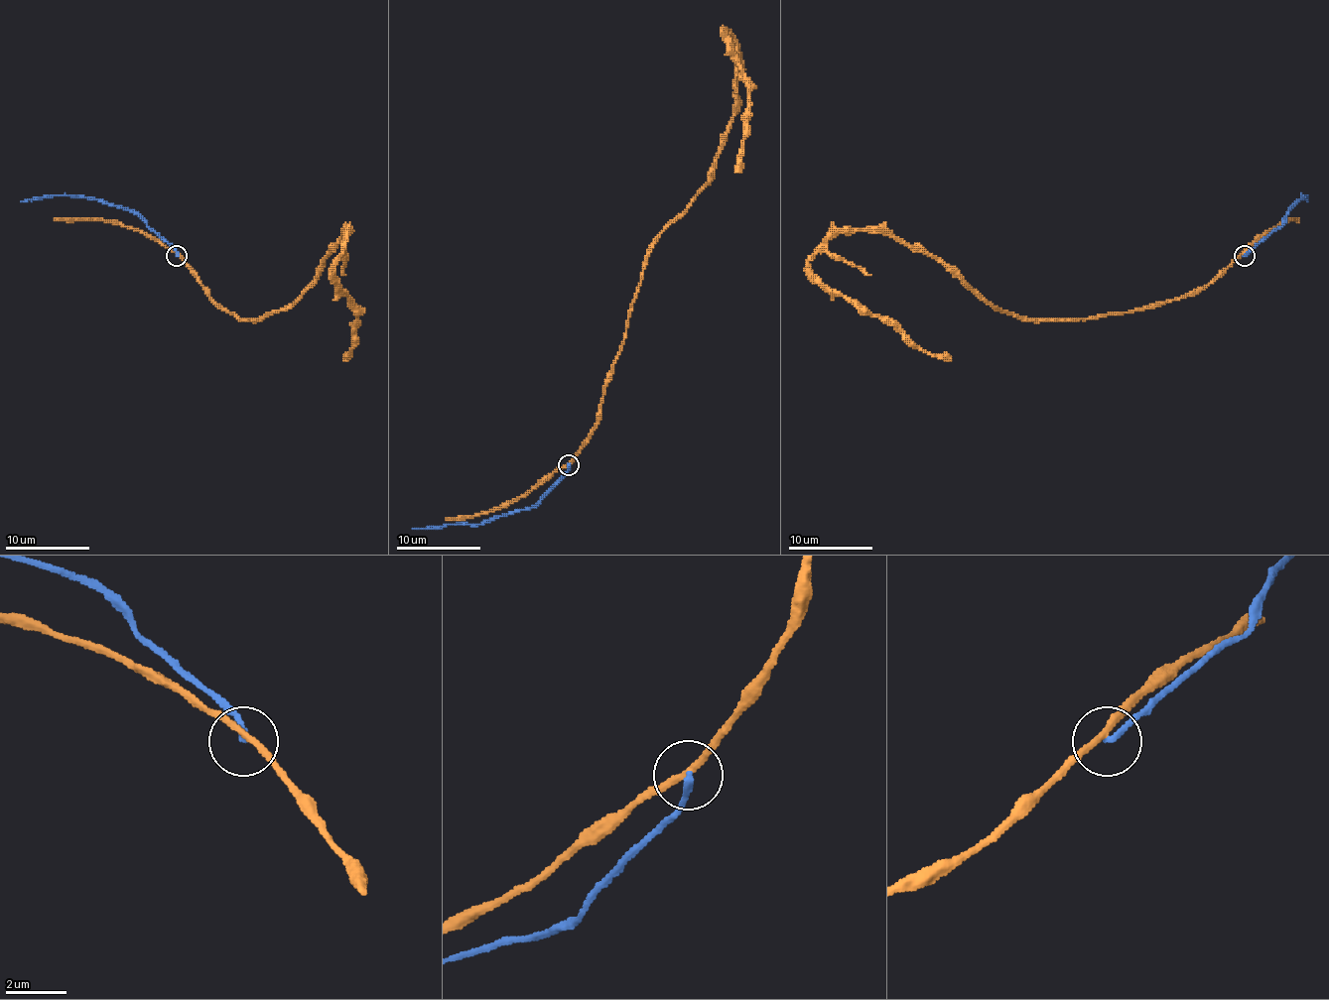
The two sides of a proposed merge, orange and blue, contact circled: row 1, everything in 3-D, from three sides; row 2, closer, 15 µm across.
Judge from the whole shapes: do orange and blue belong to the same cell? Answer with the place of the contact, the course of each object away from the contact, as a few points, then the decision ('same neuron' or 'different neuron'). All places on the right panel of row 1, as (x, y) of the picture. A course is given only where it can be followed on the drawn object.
(1244, 255) | orange via (1245, 254), (1202, 288), (1089, 318), (996, 311), (887, 235), (838, 230), (808, 262), (951, 360) | blue via (1245, 256), (1282, 224), (1303, 195), (1307, 201) | different neuron

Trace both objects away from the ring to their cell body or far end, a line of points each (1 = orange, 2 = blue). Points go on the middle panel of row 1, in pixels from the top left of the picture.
1: (568, 465), (597, 424), (647, 250), (723, 149), (737, 59), (727, 30), (747, 81), (735, 172)
2: (568, 465), (568, 471), (538, 503), (519, 512), (479, 524), (412, 528)

